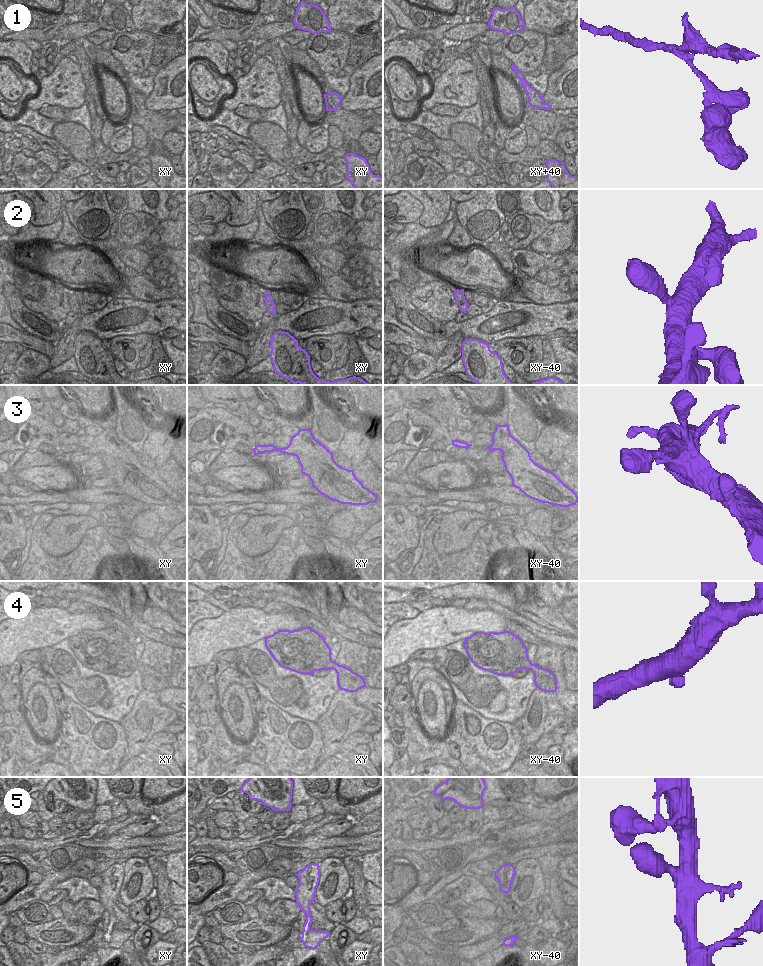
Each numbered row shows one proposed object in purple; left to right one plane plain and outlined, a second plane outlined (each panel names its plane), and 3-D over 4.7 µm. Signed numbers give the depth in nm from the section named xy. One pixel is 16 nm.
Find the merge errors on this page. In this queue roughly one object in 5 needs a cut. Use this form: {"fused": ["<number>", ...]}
{"fused": []}

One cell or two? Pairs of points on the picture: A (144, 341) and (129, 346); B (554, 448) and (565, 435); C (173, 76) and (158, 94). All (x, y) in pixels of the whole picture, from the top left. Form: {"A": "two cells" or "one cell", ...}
{"A": "one cell", "B": "one cell", "C": "one cell"}

